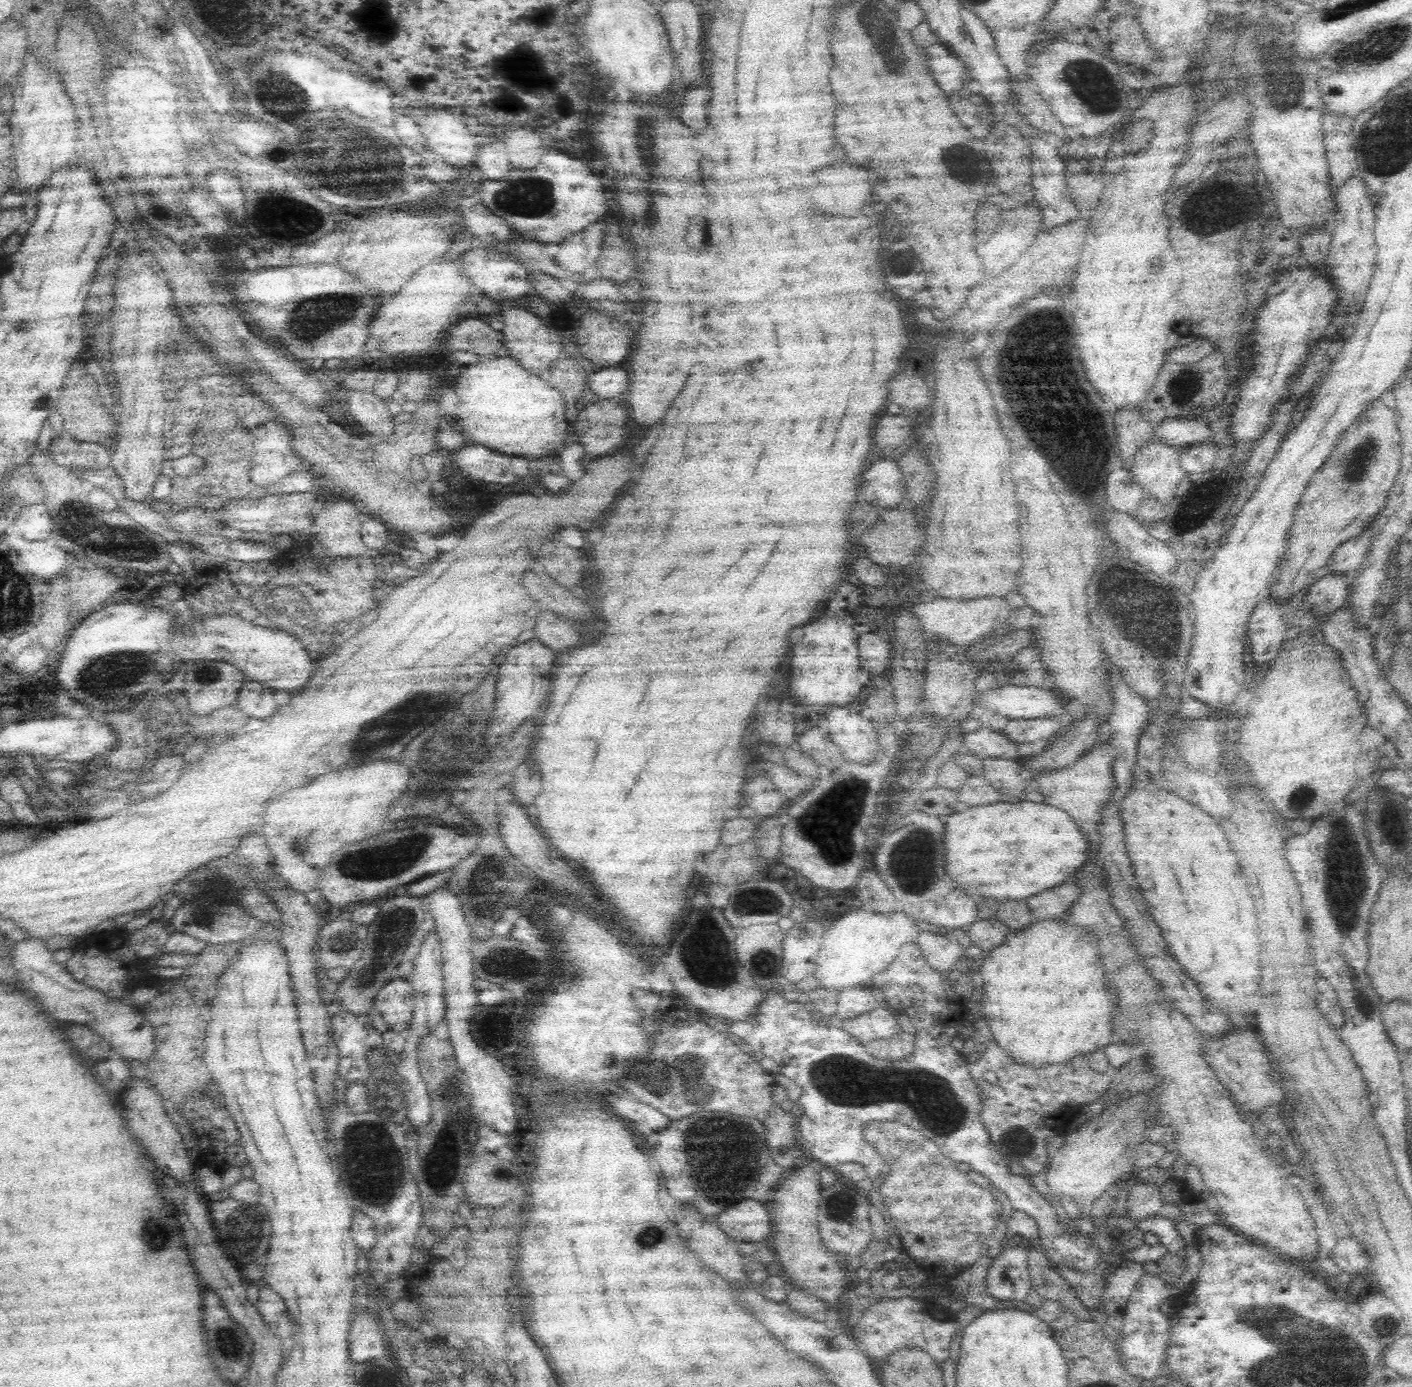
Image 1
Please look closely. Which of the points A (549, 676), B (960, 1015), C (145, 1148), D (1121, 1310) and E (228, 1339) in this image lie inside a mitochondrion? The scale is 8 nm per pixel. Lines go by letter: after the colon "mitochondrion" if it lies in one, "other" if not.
A: other
B: other
C: other
D: other
E: mitochondrion

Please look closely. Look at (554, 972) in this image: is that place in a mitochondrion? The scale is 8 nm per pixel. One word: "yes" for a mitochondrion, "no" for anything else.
no

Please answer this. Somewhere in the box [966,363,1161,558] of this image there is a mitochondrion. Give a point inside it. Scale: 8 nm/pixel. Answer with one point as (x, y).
(1054, 440)

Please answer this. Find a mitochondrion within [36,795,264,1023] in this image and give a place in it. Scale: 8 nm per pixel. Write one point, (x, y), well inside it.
(204, 907)

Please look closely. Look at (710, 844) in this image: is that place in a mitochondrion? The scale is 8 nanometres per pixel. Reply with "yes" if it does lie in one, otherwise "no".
no

